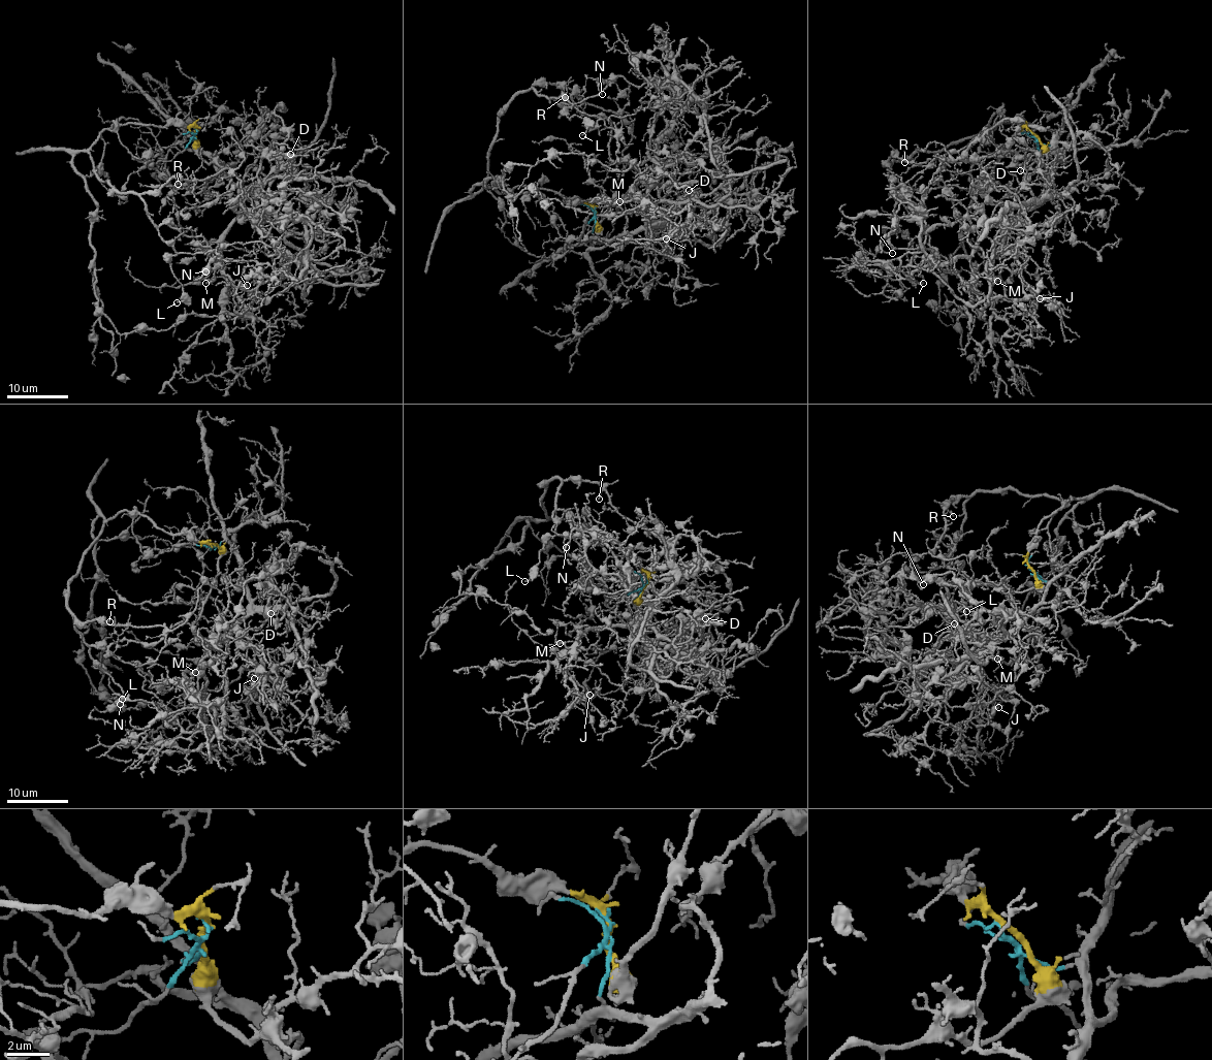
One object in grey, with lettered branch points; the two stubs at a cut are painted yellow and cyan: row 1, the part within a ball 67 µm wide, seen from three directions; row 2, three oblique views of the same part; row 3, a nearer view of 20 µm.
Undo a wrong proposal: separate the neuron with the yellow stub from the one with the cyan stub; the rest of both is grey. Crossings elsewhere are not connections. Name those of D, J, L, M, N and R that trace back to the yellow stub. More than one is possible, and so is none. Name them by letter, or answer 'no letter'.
L, N, R

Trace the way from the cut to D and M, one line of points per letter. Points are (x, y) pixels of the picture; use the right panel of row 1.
D: (1034, 136), (1042, 143), (1054, 147), (1056, 165), (1044, 202), (1045, 198), (1032, 193), (1021, 170)
M: (1034, 136), (1053, 145), (1056, 165), (1052, 183), (1007, 227), (1007, 235), (993, 257), (993, 276), (997, 282)

